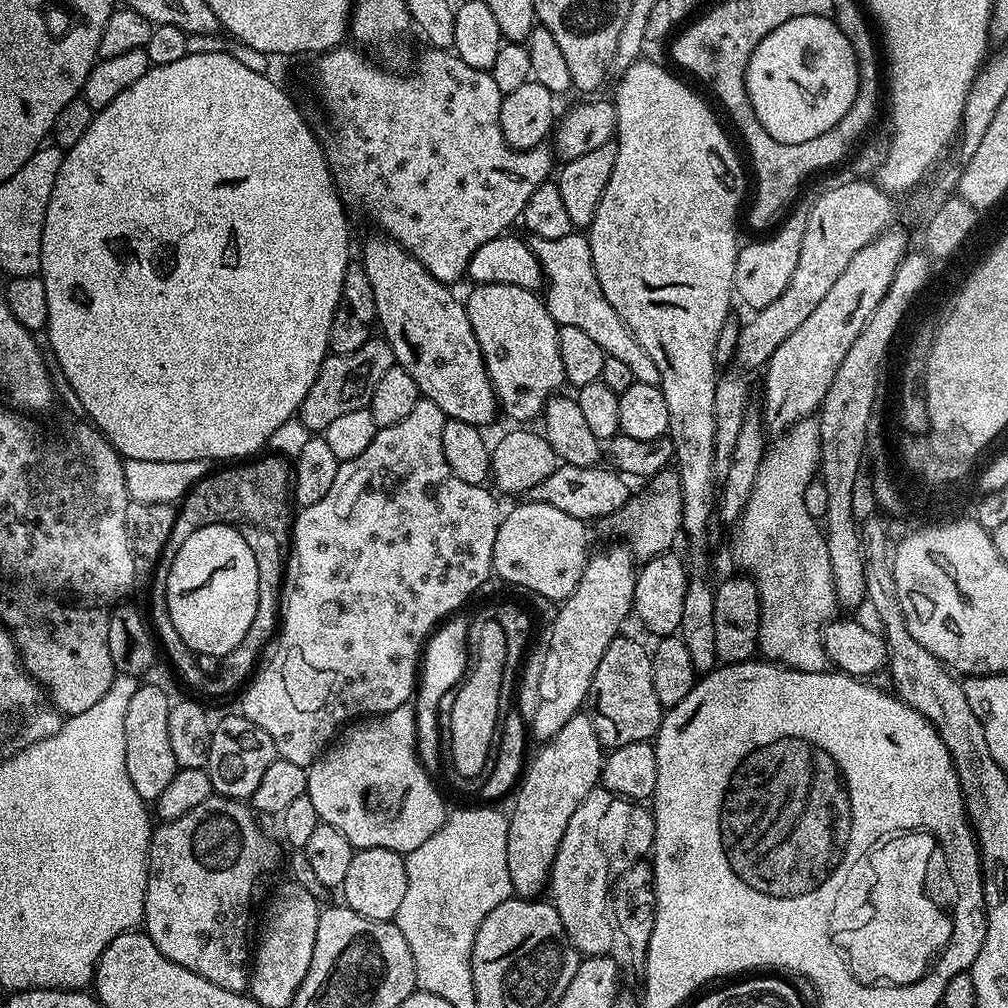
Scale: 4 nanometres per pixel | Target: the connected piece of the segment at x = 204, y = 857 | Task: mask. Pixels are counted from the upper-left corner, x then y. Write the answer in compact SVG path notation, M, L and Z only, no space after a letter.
M214 794L194 806L194 810L182 814L182 818L161 823L148 841L143 931L170 962L178 962L178 966L194 970L206 982L214 982L214 986L231 992L244 992L250 984L248 907L260 875L272 864L272 844L256 825L255 818L247 803Z

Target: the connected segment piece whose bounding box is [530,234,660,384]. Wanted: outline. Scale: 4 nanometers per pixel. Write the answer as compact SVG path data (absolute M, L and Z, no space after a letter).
M573 234L557 240L532 236L530 243L540 269L544 272L546 289L548 288L548 312L556 319L557 325L578 326L578 330L582 330L589 338L594 338L598 346L602 346L605 356L613 356L625 363L638 382L659 384L660 375L658 366L654 366L654 358L650 358L650 354L642 350L638 338L634 338L626 322L618 318L614 306L610 306L610 302L606 302L606 294L602 294L602 286L598 286L587 235Z

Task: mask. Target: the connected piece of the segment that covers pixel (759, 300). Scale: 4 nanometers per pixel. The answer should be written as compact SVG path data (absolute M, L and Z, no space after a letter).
M803 211L796 212L773 236L768 236L765 240L760 240L757 244L748 244L739 249L736 253L736 286L735 295L744 304L749 304L749 309L759 310L770 306L770 302L774 302L774 298L778 298L778 294L782 294L782 290L786 290L786 286L790 282L790 274L794 274L794 266L798 266L798 254L802 254L802 234L806 230L807 215Z

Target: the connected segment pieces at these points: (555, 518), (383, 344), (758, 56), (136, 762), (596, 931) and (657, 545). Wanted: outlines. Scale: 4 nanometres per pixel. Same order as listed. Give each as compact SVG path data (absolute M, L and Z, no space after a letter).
M539 502L527 503L518 505L513 512L503 513L498 534L494 538L492 570L504 579L505 585L517 584L518 587L529 588L548 600L563 602L567 596L574 594L590 555L588 532L584 529L587 528L585 521L566 514L566 510L558 510L558 506Z
M383 338L367 340L354 354L345 356L329 355L322 362L318 378L314 378L314 386L306 394L298 413L298 419L308 428L309 433L322 434L330 422L334 422L341 414L350 414L350 410L368 407L378 382L396 364L391 346Z
M831 15L790 18L790 22L782 22L778 30L770 30L766 38L753 45L743 77L756 114L757 125L762 129L763 135L765 132L774 139L771 141L780 146L810 142L810 138L818 138L838 126L838 122L846 118L846 110L854 106L854 98L860 85L860 71L854 46L850 46L850 38L842 34Z
M154 684L137 685L126 708L126 770L138 796L145 802L154 802L166 790L177 772L176 759L169 740L169 710L171 701L165 692Z
M598 786L583 800L578 806L578 810L574 810L574 818L570 818L570 822L566 825L566 834L562 834L562 842L558 842L558 854L552 863L552 875L550 877L550 892L552 888L551 899L554 901L558 910L558 918L562 918L562 926L564 934L570 938L570 942L576 947L576 951L581 957L586 956L606 956L613 951L614 944L612 939L616 940L618 933L614 927L613 917L610 915L610 893L613 891L614 877L623 872L625 868L630 867L641 858L649 855L650 849L654 843L654 830L656 823L652 820L651 811L643 803L635 800L625 800L622 796L616 796L610 791L606 791L602 786Z
M665 470L647 481L648 489L641 496L633 495L628 503L616 513L614 523L623 539L632 549L633 557L643 562L660 556L673 547L676 535L682 532L682 494L680 474L676 470Z

